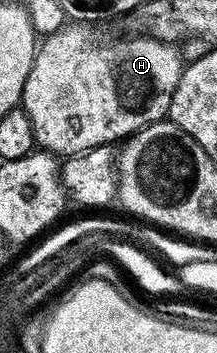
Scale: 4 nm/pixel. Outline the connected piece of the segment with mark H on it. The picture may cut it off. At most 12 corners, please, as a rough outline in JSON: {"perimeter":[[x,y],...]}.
{"perimeter":[[74,21],[35,50],[20,106],[58,157],[169,116],[184,59]]}

